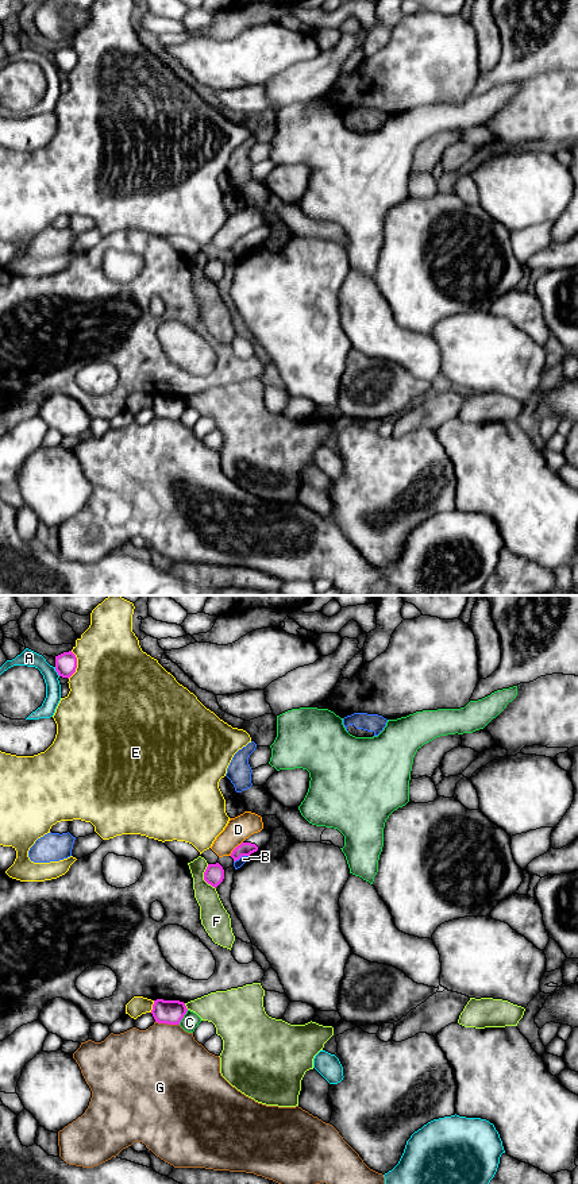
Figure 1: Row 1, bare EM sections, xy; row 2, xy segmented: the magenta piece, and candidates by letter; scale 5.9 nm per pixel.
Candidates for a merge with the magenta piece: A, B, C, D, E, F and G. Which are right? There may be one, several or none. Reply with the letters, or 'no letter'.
no letter

